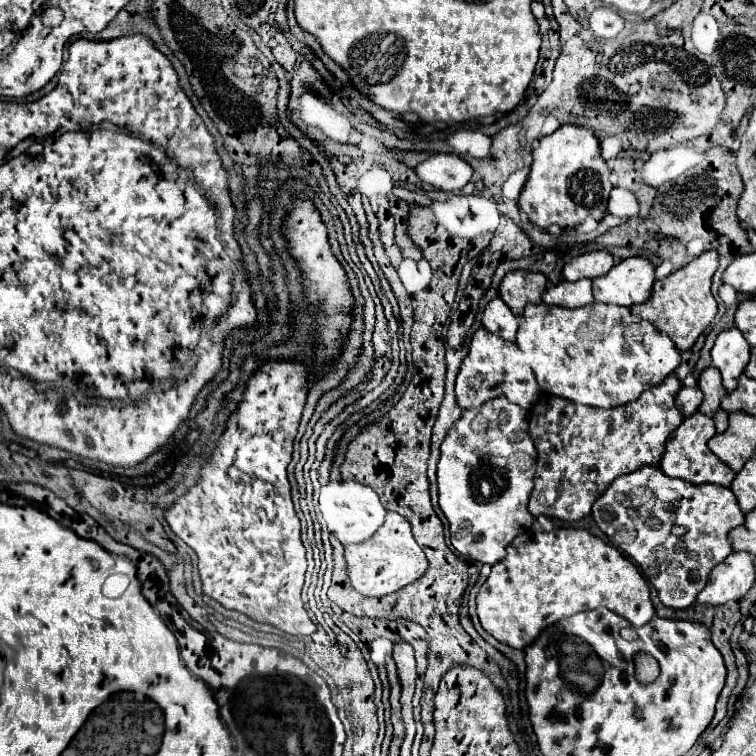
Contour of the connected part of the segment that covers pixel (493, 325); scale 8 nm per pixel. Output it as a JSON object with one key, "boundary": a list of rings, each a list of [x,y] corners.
{"boundary":[[[496,297],[492,299],[482,315],[482,323],[490,333],[498,333],[508,341],[516,339],[516,329],[518,329],[518,319],[512,315],[508,305]]]}

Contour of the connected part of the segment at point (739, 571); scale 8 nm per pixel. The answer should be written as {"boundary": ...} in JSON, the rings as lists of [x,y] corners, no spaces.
{"boundary":[[[730,553],[716,565],[708,577],[708,585],[698,593],[698,603],[724,605],[740,601],[754,583],[754,563],[750,553]]]}

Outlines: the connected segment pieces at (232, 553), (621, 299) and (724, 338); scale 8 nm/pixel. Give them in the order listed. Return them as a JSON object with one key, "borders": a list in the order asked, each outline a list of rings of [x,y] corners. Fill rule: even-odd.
{"borders":[[[[294,359],[264,363],[248,381],[242,403],[232,413],[228,429],[202,467],[198,485],[166,511],[166,521],[172,531],[198,555],[202,589],[208,597],[222,603],[226,609],[236,609],[258,623],[270,623],[298,637],[316,631],[300,599],[306,573],[306,549],[300,539],[300,519],[294,511],[286,477],[286,467],[292,459],[292,441],[306,403],[306,375],[308,367]]],[[[630,257],[614,265],[610,273],[592,281],[594,299],[600,303],[614,303],[632,307],[644,303],[652,295],[654,265],[644,257]]],[[[724,329],[712,347],[712,365],[722,373],[722,381],[726,391],[734,391],[738,385],[738,377],[744,373],[744,367],[750,361],[750,345],[744,335],[736,329]]]]}

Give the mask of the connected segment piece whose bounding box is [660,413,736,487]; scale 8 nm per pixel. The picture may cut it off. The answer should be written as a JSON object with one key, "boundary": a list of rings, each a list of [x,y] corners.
{"boundary":[[[694,413],[690,417],[684,419],[684,423],[668,437],[666,441],[666,451],[660,459],[660,469],[668,475],[668,477],[682,477],[690,483],[702,485],[702,483],[714,483],[714,485],[722,485],[728,487],[730,481],[736,477],[736,473],[726,467],[710,449],[708,449],[708,439],[714,437],[716,429],[714,429],[714,421],[702,413]]]}

